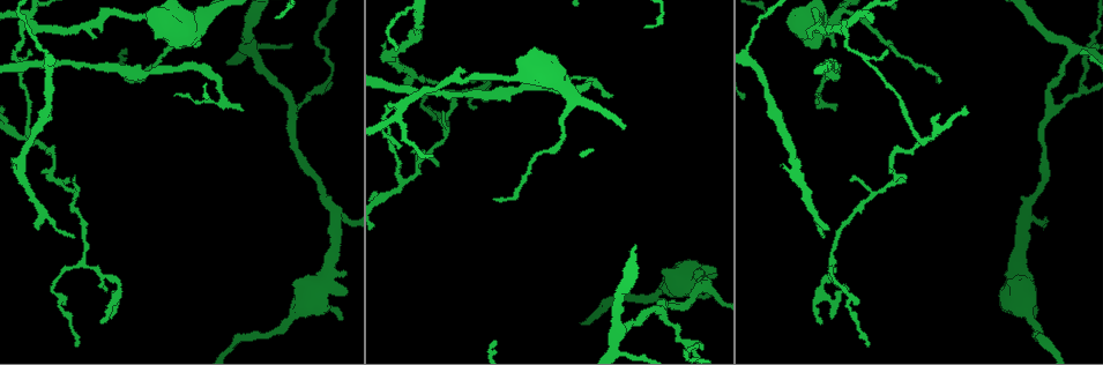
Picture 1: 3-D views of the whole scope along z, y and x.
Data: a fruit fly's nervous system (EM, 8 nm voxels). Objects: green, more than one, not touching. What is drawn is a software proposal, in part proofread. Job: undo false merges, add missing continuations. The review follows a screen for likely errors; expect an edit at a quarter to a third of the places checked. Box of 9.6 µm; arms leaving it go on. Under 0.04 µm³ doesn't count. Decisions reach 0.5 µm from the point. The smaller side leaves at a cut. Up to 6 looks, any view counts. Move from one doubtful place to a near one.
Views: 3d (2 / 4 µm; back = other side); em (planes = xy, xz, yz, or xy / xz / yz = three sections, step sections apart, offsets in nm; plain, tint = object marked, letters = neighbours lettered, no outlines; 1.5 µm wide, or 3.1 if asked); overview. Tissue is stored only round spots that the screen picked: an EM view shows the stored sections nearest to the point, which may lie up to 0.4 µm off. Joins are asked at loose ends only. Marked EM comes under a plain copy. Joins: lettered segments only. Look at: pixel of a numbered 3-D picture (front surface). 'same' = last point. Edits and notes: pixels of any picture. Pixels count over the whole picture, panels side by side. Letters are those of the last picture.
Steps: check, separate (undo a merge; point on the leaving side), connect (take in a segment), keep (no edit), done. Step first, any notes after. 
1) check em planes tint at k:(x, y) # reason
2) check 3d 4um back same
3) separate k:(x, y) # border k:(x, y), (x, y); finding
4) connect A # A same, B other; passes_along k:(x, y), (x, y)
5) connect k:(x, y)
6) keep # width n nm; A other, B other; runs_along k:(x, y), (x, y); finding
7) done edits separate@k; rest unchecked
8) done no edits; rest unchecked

check em yz step 4 letters at 1:(39, 229) # an open end

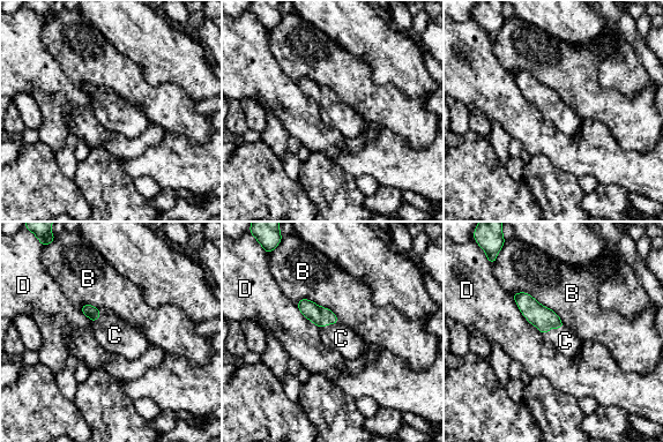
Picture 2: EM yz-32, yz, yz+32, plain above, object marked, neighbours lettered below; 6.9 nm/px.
connect C # B other, C same, D other; passes_along 2:(321, 316), (327, 323), (341, 338); the cell continues

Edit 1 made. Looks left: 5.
check em planes tint at 1:(400, 104) # looks like a crossing

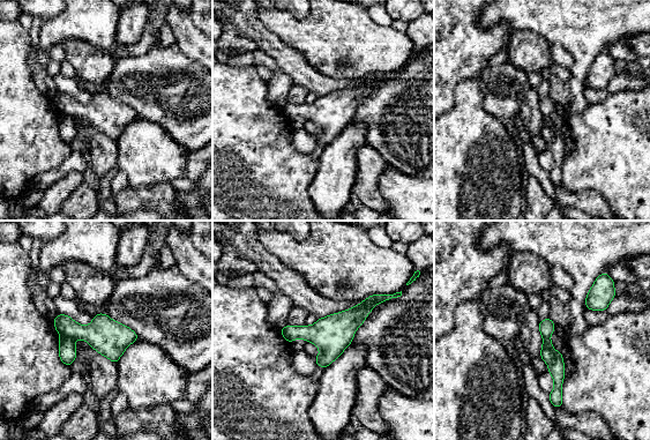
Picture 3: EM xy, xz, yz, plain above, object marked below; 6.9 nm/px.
check em planes letters same # see the neighbours

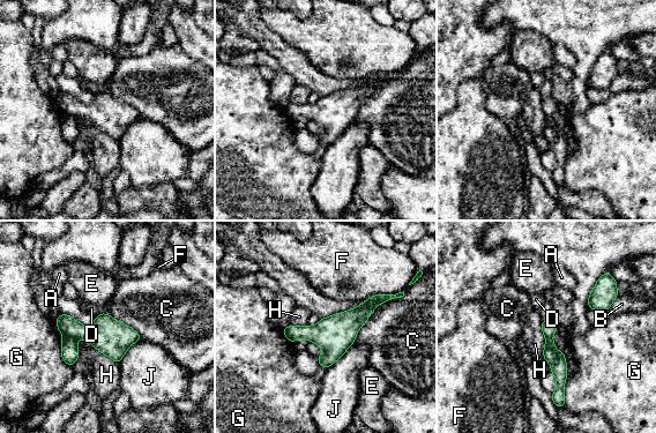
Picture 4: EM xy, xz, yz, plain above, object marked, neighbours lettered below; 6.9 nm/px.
separate 4:(69, 351) # A other, B other, C other, D other, E other, F other, G other, H other, J other; border 4:(64, 336), (73, 336), (76, 340); a second cell is stuck on

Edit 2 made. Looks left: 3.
done edits connect@2, separate@4; rest unchecked

